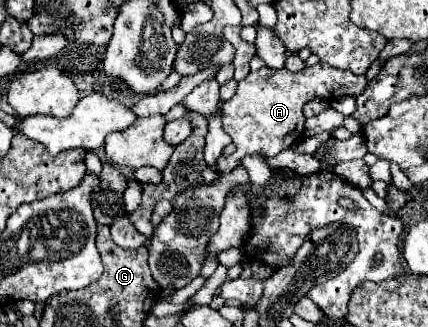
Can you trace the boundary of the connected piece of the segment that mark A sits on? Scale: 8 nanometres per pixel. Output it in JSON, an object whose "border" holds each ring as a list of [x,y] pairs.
{"border":[[[316,63],[312,67],[304,67],[302,71],[274,71],[270,67],[262,67],[258,71],[250,71],[242,81],[238,81],[238,89],[234,97],[222,103],[222,129],[232,137],[236,151],[230,157],[220,157],[220,171],[230,173],[232,169],[242,165],[242,159],[248,155],[266,155],[274,157],[282,149],[292,147],[304,133],[302,107],[314,99],[324,97],[326,101],[334,101],[338,97],[358,97],[364,93],[368,85],[366,75],[356,75],[352,71],[342,71],[328,67],[324,63]]]}

